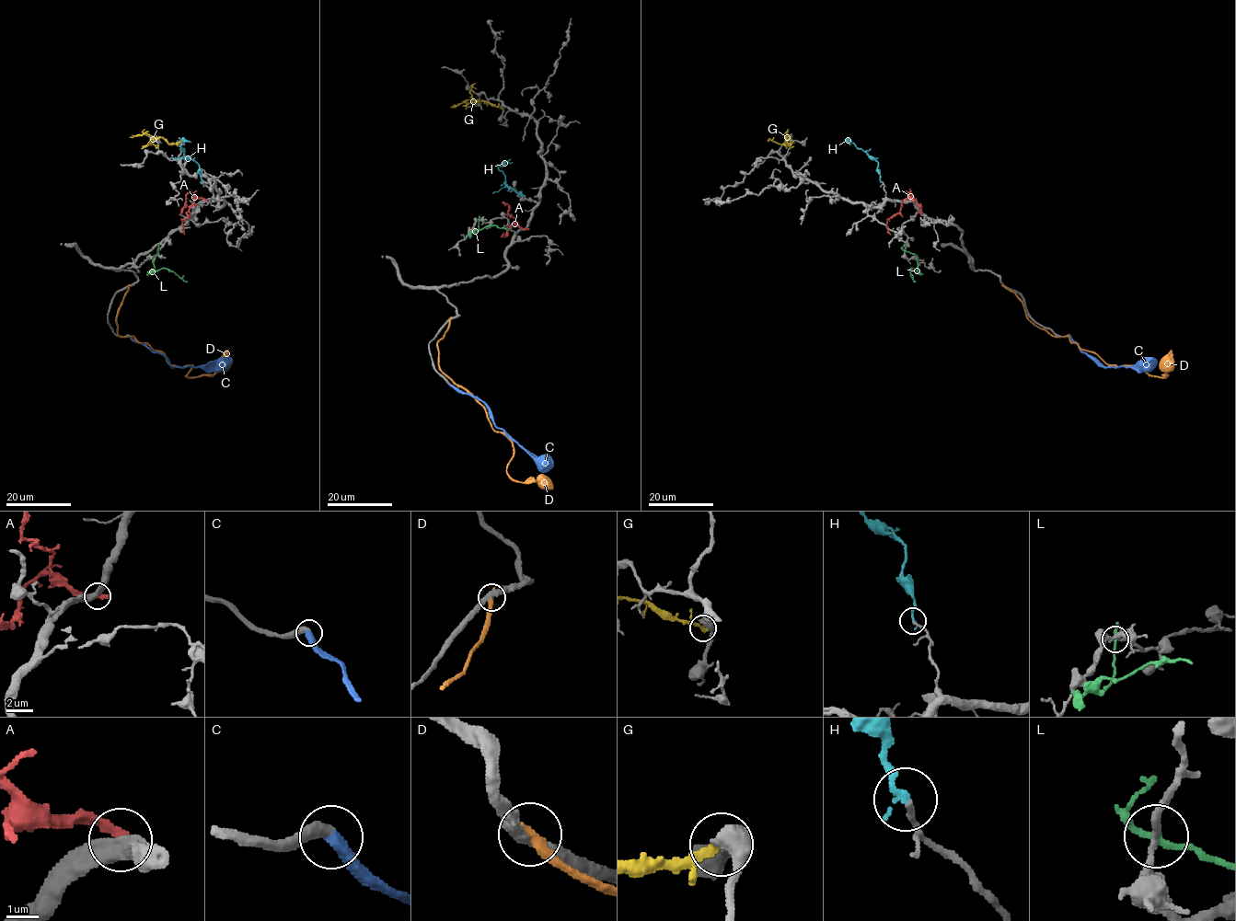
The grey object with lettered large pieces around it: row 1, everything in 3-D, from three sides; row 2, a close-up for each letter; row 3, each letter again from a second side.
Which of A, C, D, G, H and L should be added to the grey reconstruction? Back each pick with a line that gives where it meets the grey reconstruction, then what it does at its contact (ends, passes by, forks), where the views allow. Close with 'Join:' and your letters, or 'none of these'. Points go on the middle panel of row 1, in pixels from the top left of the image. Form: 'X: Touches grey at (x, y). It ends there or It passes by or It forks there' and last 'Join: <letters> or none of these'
C: Touches grey at (450, 385). It ends there
H: Touches grey at (524, 195). It ends there
Join: C, H

